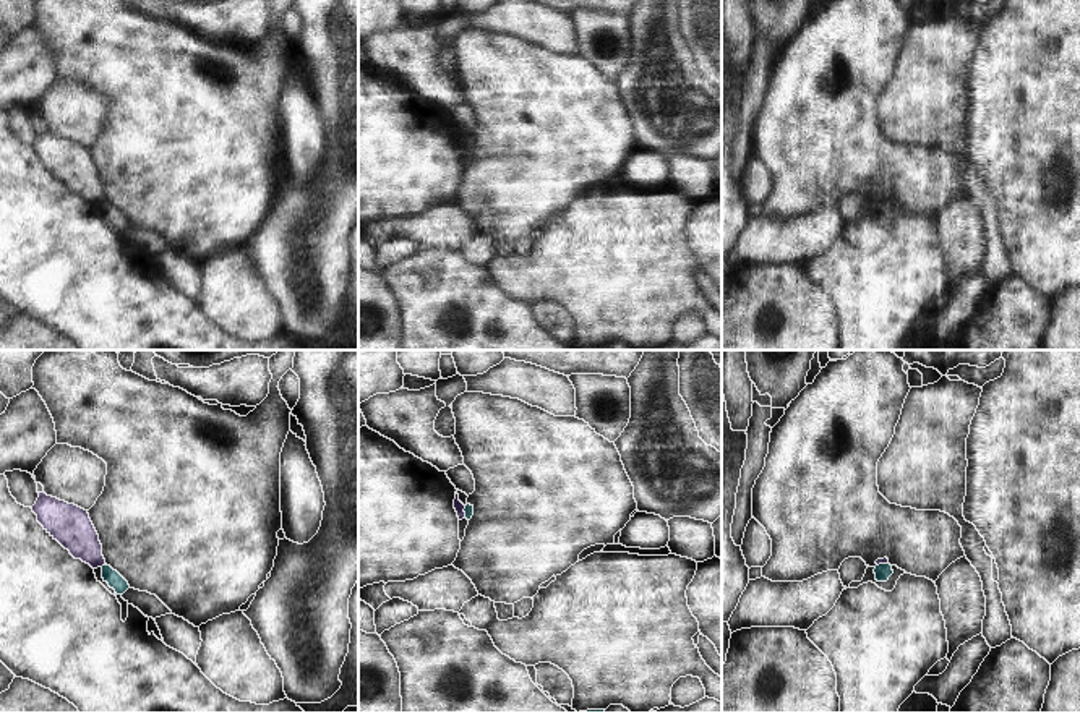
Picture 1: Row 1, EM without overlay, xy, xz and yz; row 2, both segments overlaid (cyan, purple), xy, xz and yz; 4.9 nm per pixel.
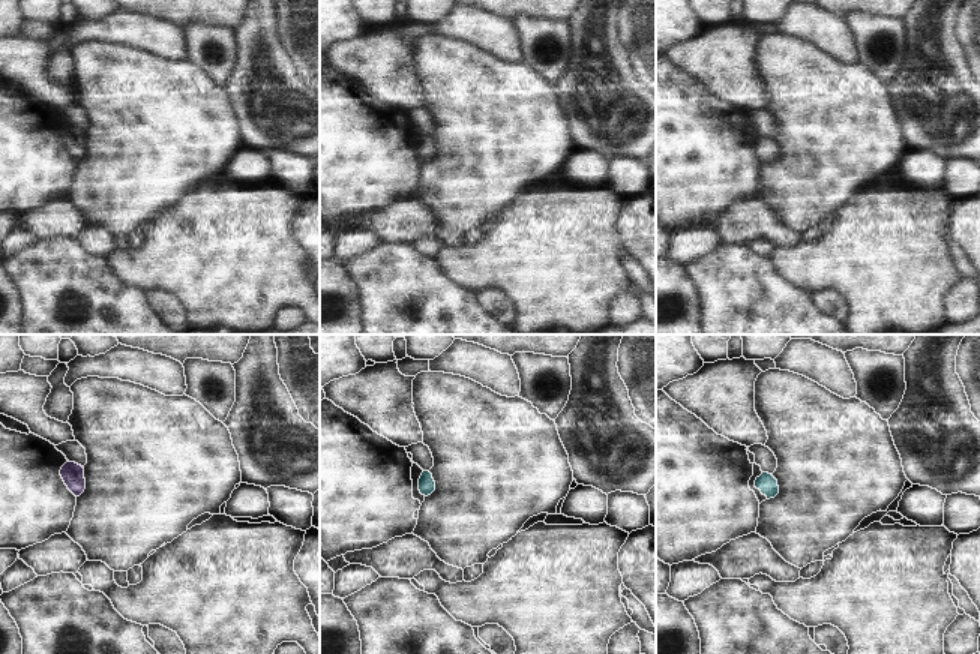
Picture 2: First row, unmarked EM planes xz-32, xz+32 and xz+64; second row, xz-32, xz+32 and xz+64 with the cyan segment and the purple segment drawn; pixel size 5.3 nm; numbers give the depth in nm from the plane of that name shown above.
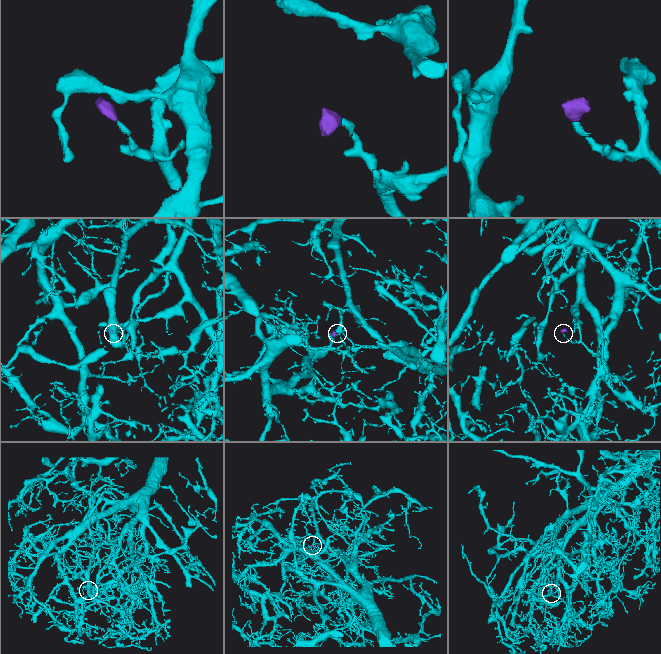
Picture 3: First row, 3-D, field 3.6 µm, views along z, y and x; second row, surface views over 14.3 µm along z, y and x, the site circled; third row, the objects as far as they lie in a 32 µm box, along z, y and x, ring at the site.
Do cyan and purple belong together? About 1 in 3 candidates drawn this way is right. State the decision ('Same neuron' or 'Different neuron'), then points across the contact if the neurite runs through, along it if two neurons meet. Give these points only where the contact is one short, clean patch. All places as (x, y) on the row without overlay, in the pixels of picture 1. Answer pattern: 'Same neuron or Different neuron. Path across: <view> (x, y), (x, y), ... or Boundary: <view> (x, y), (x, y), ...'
Different neuron. Boundary: xy (106, 201), (101, 203).

